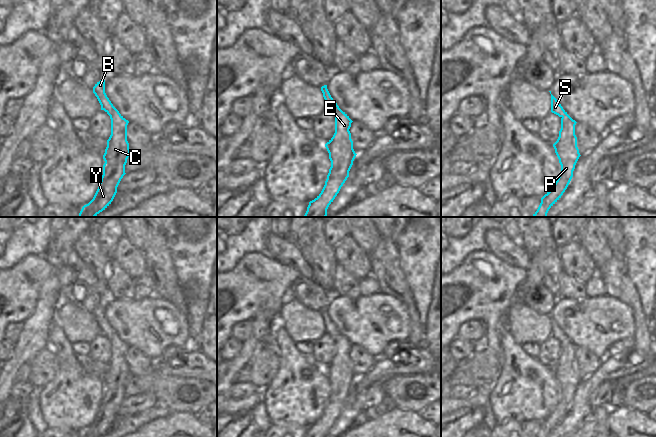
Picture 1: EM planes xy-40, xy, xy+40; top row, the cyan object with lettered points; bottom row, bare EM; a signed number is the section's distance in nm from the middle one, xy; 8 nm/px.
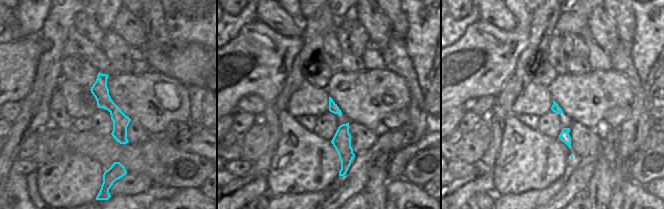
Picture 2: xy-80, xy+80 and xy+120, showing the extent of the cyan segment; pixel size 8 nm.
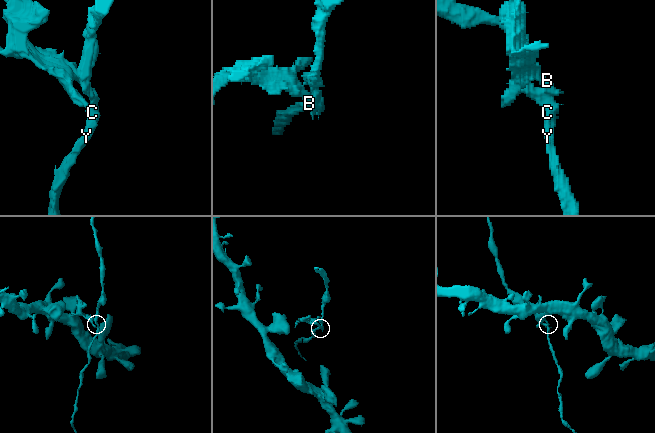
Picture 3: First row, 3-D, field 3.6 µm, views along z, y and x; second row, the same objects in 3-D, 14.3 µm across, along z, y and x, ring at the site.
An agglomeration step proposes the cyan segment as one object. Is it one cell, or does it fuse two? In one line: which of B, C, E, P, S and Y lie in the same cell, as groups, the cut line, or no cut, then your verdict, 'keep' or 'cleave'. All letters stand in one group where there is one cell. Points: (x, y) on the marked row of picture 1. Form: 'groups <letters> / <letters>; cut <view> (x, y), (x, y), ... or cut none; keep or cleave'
groups B S / C E P Y; cut xy-40 (116, 109), (109, 115); cleave

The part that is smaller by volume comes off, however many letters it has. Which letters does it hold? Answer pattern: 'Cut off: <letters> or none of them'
Cut off: B, S

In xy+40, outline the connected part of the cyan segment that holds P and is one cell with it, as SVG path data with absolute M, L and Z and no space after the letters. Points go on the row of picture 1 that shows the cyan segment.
M570 116L567 119L561 118L559 137L553 144L561 173L553 187L541 198L537 211L531 217L547 217L549 209L561 198L573 177L575 165L581 156L575 135L576 123Z

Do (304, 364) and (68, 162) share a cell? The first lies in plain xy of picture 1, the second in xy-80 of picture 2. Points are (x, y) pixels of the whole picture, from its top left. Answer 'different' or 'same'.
same

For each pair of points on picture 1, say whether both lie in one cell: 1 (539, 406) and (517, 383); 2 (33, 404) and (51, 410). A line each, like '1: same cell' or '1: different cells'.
1: same cell
2: different cells

